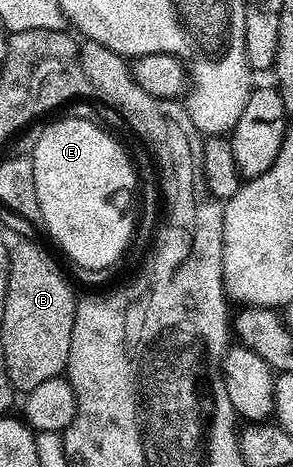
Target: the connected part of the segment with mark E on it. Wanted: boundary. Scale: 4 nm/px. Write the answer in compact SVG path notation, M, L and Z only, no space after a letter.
M66 116L62 120L54 120L42 133L38 136L38 141L34 144L34 152L29 153L32 162L32 170L36 178L36 198L40 198L40 214L42 215L41 223L46 224L46 228L50 231L50 236L56 243L62 247L61 255L65 259L74 256L74 260L82 260L82 264L90 264L90 268L108 267L113 269L115 263L122 255L128 252L131 247L131 236L134 233L135 213L133 211L126 212L130 208L130 191L132 193L136 188L135 165L132 163L131 157L126 157L126 152L117 144L115 137L105 128L99 126L92 121L81 121L80 118L72 118Z

